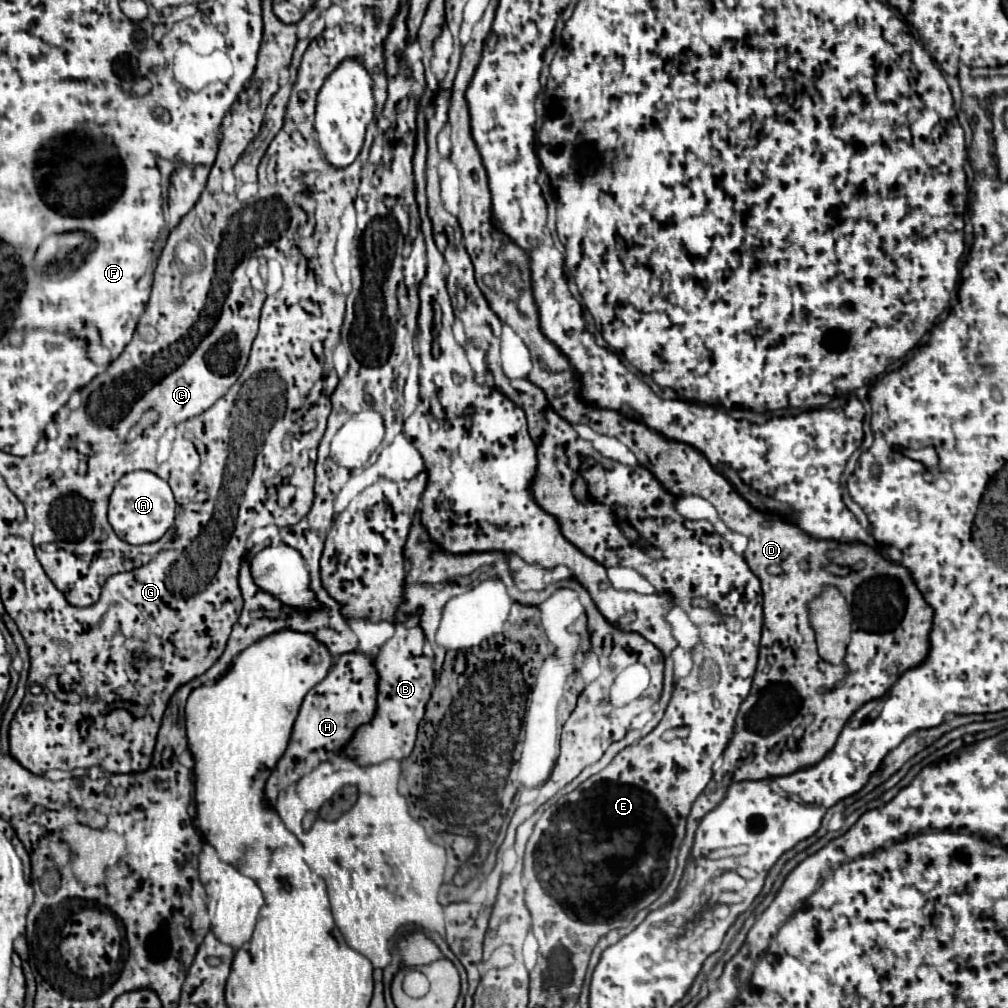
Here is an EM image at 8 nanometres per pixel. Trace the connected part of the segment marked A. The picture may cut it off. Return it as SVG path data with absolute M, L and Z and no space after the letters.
M135 470L125 474L109 500L109 522L115 534L129 544L157 542L175 521L175 498L171 486L153 472Z

